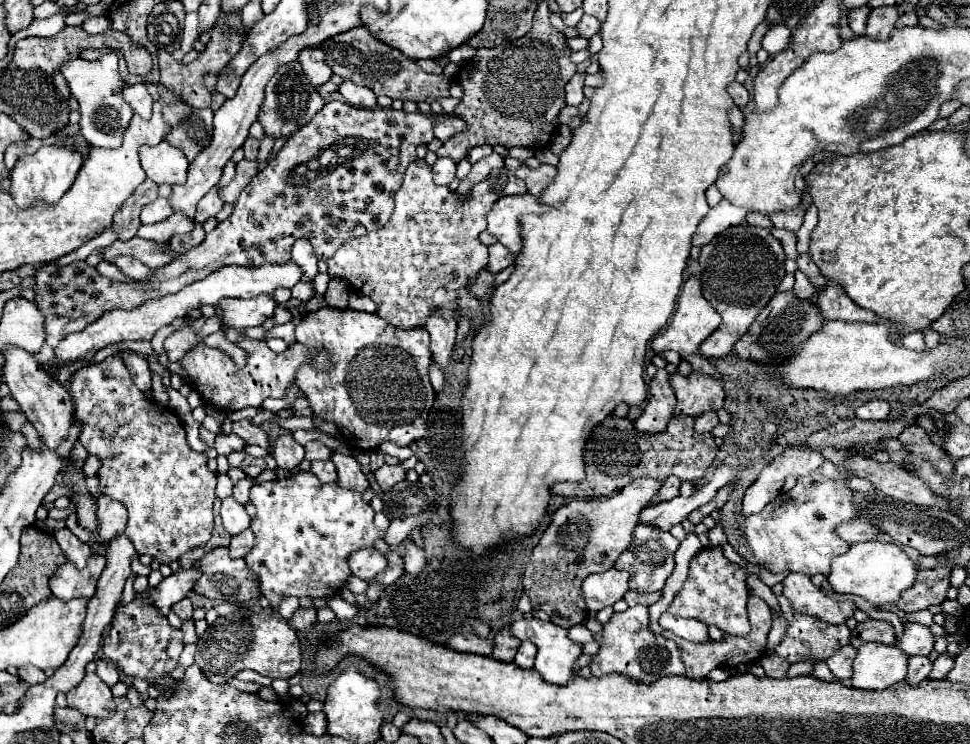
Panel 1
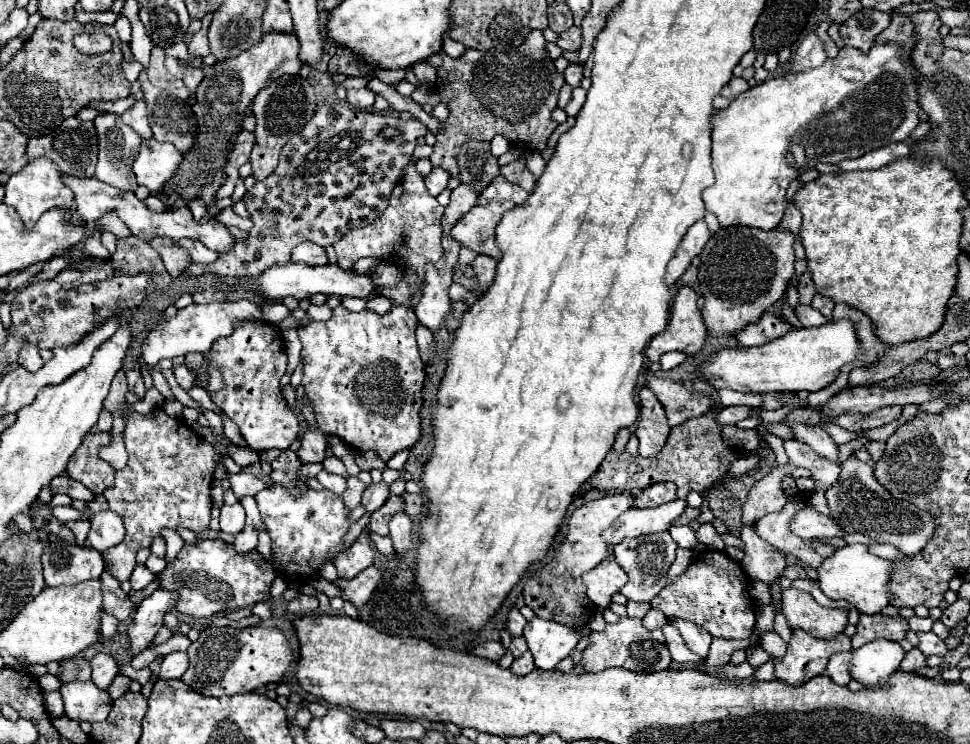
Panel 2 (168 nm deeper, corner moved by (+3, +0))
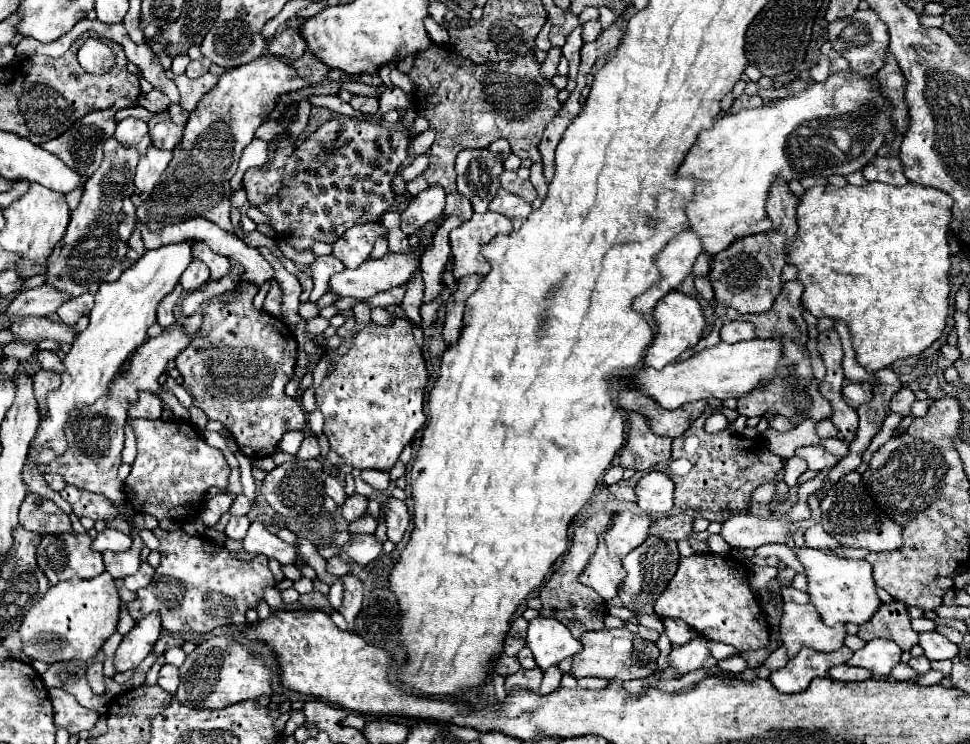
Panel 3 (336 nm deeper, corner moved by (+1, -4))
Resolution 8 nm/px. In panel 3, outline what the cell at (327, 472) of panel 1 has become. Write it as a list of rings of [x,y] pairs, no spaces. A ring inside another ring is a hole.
[[[328,477],[328,479],[324,481],[324,487],[326,487],[326,493],[328,493],[338,505],[344,505],[344,501],[346,501],[346,491],[344,491],[344,487],[342,487],[342,477],[336,477],[336,479]]]

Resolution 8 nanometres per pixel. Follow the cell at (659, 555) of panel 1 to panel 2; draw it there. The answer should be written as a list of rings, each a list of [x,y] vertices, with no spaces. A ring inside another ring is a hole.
[[[668,531],[664,533],[654,533],[654,535],[640,535],[640,537],[634,537],[634,539],[624,539],[620,541],[618,545],[614,545],[614,557],[616,557],[616,563],[626,571],[628,575],[628,583],[620,589],[620,593],[626,597],[626,599],[632,599],[632,601],[652,601],[666,585],[666,577],[668,577],[668,569],[674,561],[674,551],[676,551],[676,543],[674,539],[670,537]]]

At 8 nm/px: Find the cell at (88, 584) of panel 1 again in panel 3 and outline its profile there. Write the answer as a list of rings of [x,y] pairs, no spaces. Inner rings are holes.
[[[78,533],[44,535],[38,549],[36,561],[50,585],[66,581],[70,577],[90,579],[104,571],[102,555],[90,549],[92,537]]]

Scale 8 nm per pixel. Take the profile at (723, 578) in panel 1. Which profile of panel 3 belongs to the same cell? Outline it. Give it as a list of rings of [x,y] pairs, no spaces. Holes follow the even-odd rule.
[[[694,553],[690,557],[682,557],[676,577],[656,599],[654,611],[660,617],[682,619],[702,637],[728,643],[738,651],[768,647],[766,619],[750,589],[748,571],[744,569],[744,563],[728,555]]]

